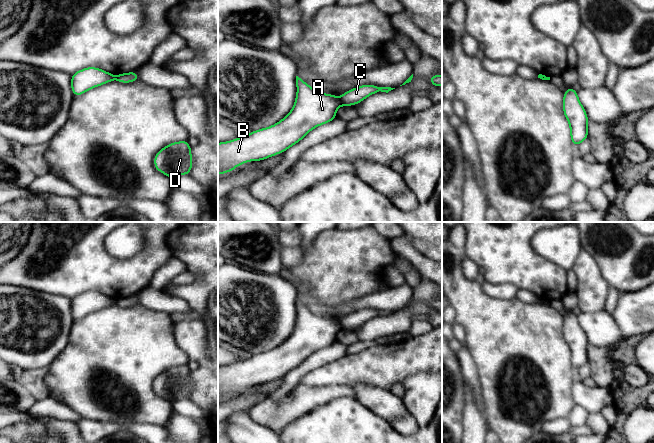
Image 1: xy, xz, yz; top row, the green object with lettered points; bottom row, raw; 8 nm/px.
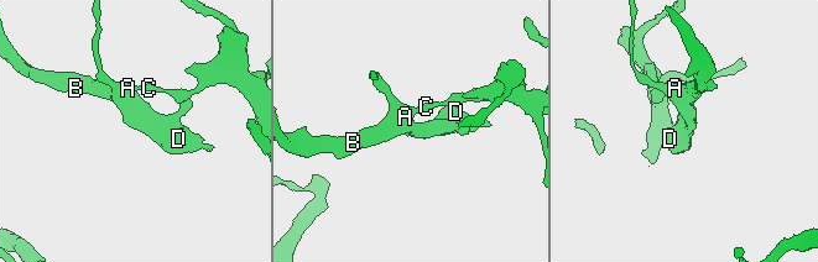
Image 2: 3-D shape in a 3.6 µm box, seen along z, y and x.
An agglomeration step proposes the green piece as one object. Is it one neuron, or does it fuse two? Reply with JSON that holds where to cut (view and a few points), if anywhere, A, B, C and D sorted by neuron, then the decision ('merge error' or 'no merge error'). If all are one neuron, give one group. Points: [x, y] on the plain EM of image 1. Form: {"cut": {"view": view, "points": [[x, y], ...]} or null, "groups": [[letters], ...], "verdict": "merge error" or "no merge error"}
{"cut": {"view": "xz", "points": [[338, 322], [341, 328]]}, "groups": [["A", "B", "D"], ["C"]], "verdict": "merge error"}

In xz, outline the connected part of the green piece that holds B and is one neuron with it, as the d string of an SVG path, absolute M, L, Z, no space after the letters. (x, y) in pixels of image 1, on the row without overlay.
M296 300L296 323L288 339L276 348L248 359L218 367L218 399L250 385L261 385L284 377L314 352L333 345L340 323L314 314Z

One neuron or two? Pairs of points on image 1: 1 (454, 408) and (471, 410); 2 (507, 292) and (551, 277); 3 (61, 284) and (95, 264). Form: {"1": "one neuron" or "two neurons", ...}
{"1": "two neurons", "2": "two neurons", "3": "one neuron"}

